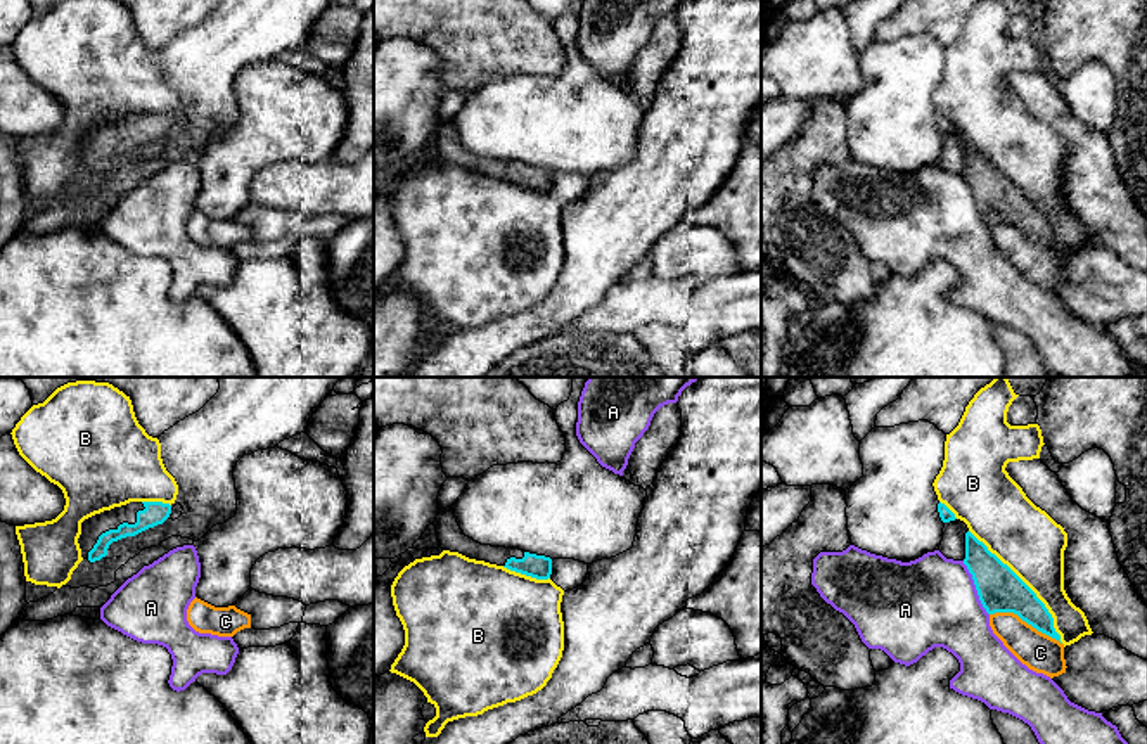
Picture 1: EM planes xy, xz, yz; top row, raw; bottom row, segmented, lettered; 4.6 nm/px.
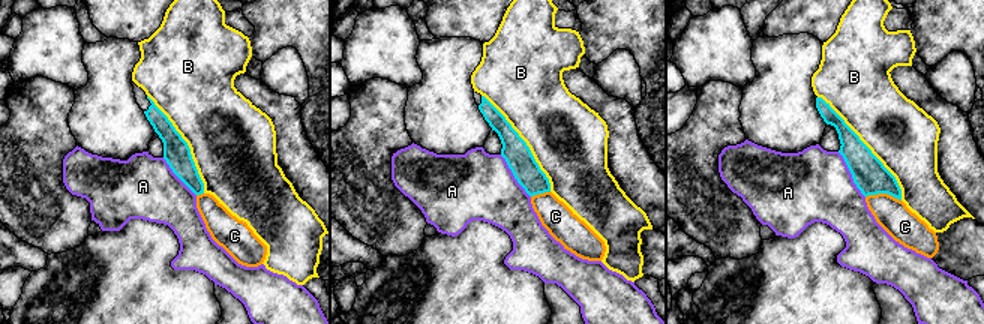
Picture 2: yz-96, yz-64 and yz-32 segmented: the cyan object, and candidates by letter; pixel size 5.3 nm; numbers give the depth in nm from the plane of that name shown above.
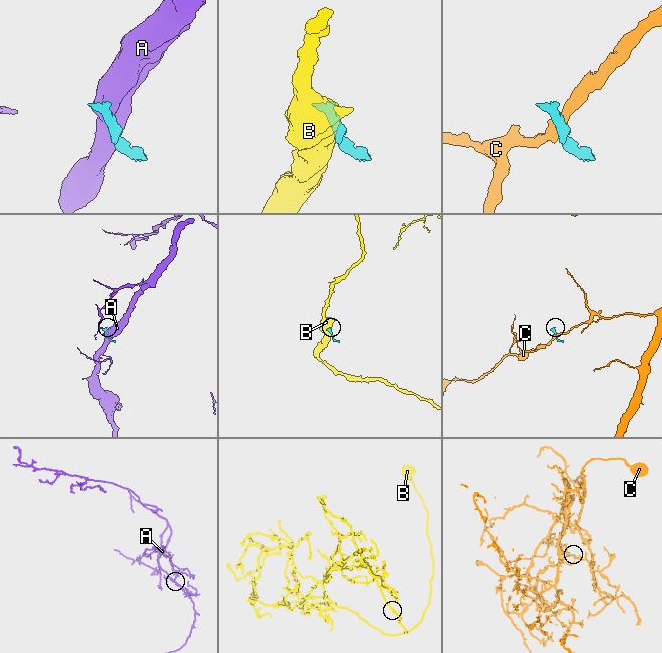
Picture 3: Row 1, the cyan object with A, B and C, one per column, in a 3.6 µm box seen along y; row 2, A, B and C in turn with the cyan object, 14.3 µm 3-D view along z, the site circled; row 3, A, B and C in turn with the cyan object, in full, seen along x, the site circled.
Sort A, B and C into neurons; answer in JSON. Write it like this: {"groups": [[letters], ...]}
{"groups": [["A"], ["B"], ["C"]]}

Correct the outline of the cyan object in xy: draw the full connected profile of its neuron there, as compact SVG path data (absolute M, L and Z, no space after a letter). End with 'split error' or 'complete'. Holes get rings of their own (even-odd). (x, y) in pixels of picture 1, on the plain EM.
M130 114L95 126L81 135L81 170L90 175L100 173L112 154L163 137L170 126L171 118L163 114Z | split error

